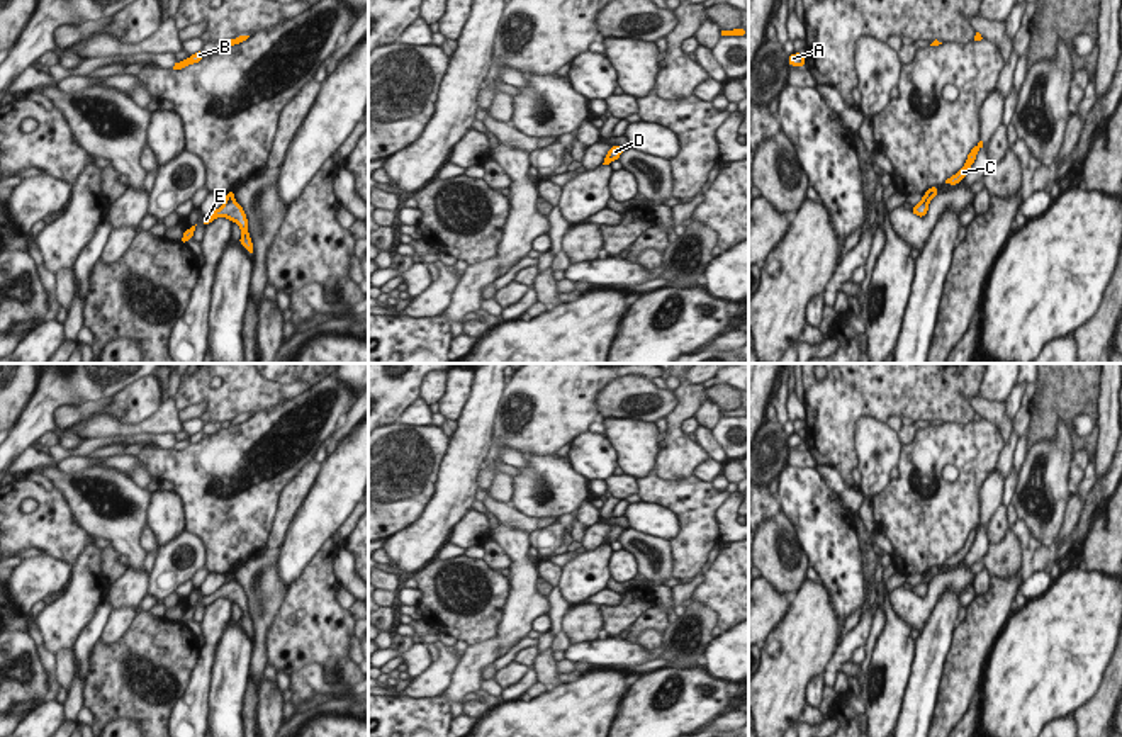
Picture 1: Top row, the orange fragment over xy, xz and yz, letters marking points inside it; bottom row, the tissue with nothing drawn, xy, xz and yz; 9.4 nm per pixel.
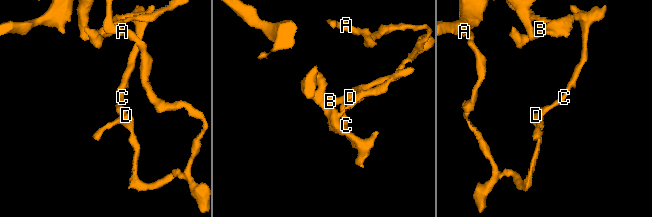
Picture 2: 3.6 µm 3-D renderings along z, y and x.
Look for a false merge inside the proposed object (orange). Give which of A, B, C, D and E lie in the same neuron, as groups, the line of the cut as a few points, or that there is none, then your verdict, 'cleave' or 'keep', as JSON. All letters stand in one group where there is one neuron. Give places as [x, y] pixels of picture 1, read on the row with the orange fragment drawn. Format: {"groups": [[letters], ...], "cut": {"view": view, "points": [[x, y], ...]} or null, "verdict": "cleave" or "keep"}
{"groups": [["A", "D", "E"], ["B", "C"]], "cut": {"view": "yz", "points": [[922, 201], [927, 204]]}, "verdict": "cleave"}

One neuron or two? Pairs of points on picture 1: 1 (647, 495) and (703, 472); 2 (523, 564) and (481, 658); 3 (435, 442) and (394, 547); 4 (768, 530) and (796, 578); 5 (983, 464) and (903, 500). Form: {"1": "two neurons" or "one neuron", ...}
{"1": "two neurons", "2": "one neuron", "3": "two neurons", "4": "one neuron", "5": "one neuron"}

